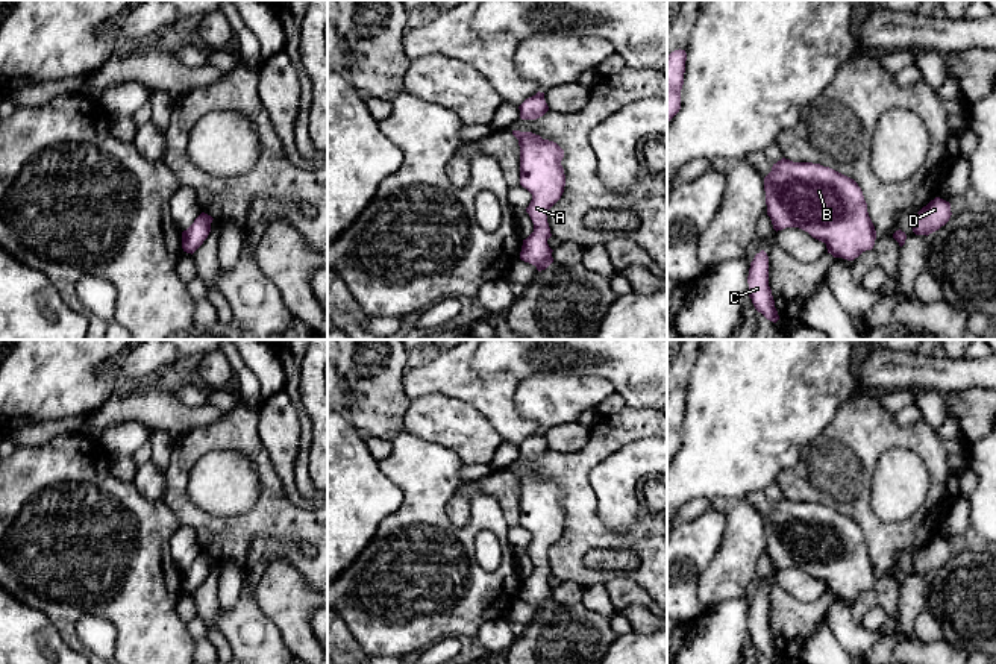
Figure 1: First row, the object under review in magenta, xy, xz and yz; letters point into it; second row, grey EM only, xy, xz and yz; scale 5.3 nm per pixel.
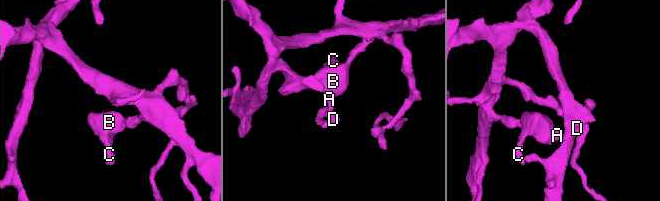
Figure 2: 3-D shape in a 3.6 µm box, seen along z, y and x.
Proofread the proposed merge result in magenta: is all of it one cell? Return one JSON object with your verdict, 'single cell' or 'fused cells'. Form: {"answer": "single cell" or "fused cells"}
{"answer": "single cell"}

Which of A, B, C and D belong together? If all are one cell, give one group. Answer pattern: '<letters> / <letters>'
A B C D

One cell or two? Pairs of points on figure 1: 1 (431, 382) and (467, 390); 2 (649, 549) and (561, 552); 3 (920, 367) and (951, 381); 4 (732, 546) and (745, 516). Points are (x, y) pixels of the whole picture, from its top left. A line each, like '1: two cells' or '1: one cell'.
1: one cell
2: one cell
3: one cell
4: one cell

